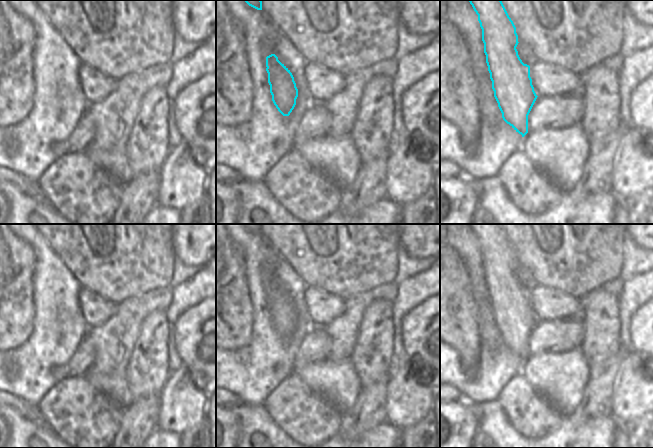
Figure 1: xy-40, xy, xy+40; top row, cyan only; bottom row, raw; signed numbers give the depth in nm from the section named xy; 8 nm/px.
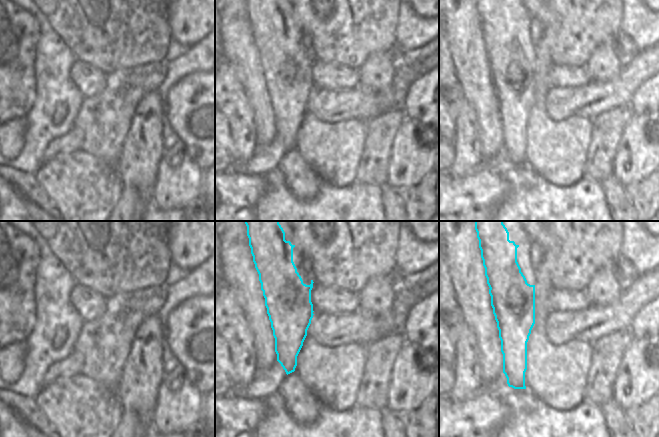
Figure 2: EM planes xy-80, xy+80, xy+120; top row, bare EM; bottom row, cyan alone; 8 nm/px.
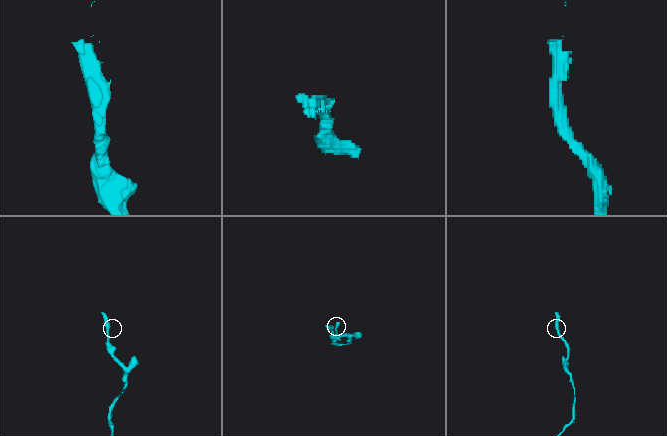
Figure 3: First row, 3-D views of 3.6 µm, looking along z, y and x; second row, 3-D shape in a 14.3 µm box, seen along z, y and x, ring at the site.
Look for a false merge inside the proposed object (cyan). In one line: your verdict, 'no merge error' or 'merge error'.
no merge error

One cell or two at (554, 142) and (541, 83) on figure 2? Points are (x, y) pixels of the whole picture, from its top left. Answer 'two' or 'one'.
one

